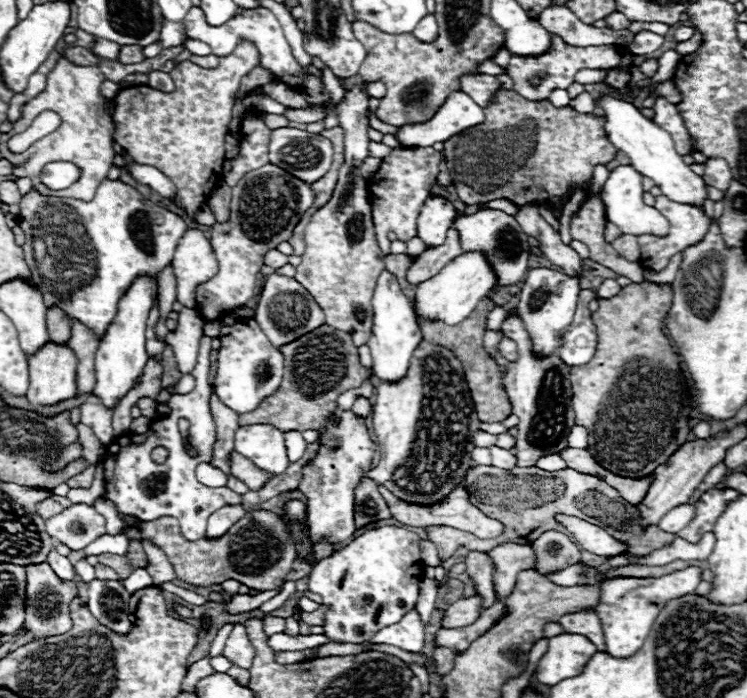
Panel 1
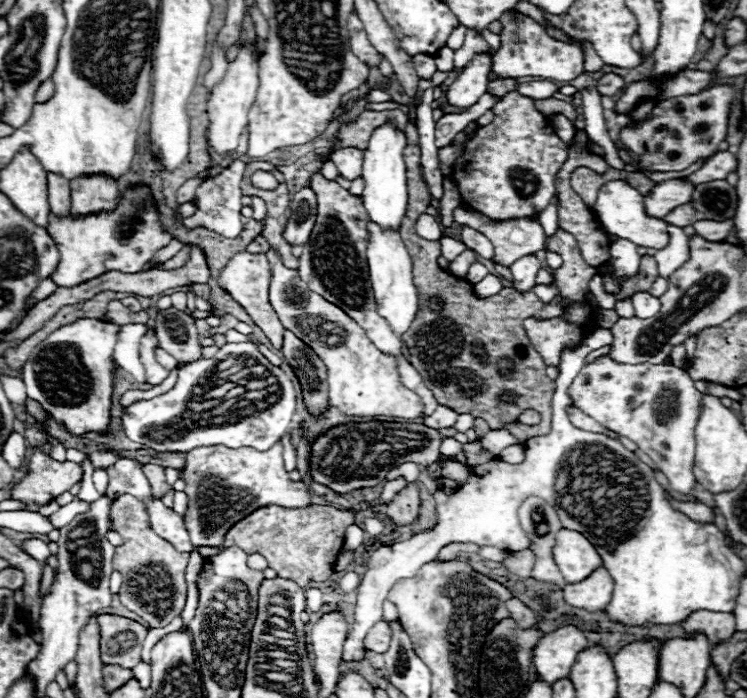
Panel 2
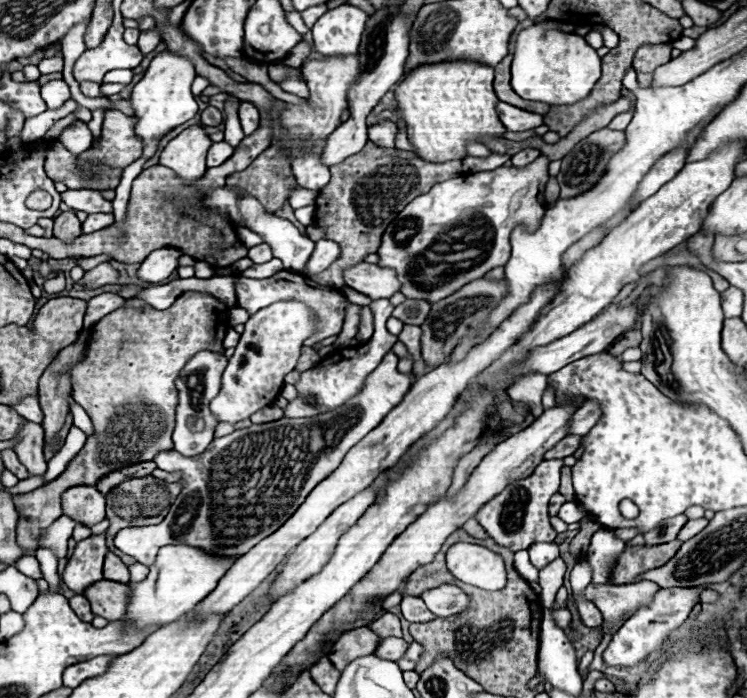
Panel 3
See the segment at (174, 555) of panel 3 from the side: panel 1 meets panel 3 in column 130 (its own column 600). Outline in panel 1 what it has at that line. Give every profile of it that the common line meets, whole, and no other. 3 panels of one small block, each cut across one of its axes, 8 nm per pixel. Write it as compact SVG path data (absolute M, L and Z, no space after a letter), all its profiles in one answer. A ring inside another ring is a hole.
M688 566L686 570L676 570L670 574L664 574L660 578L610 578L600 582L600 600L596 614L600 618L604 638L606 638L606 650L614 654L616 658L628 658L634 656L648 632L654 624L656 616L662 610L662 604L666 604L670 598L680 598L682 594L690 594L696 590L696 586L702 582L702 566Z

